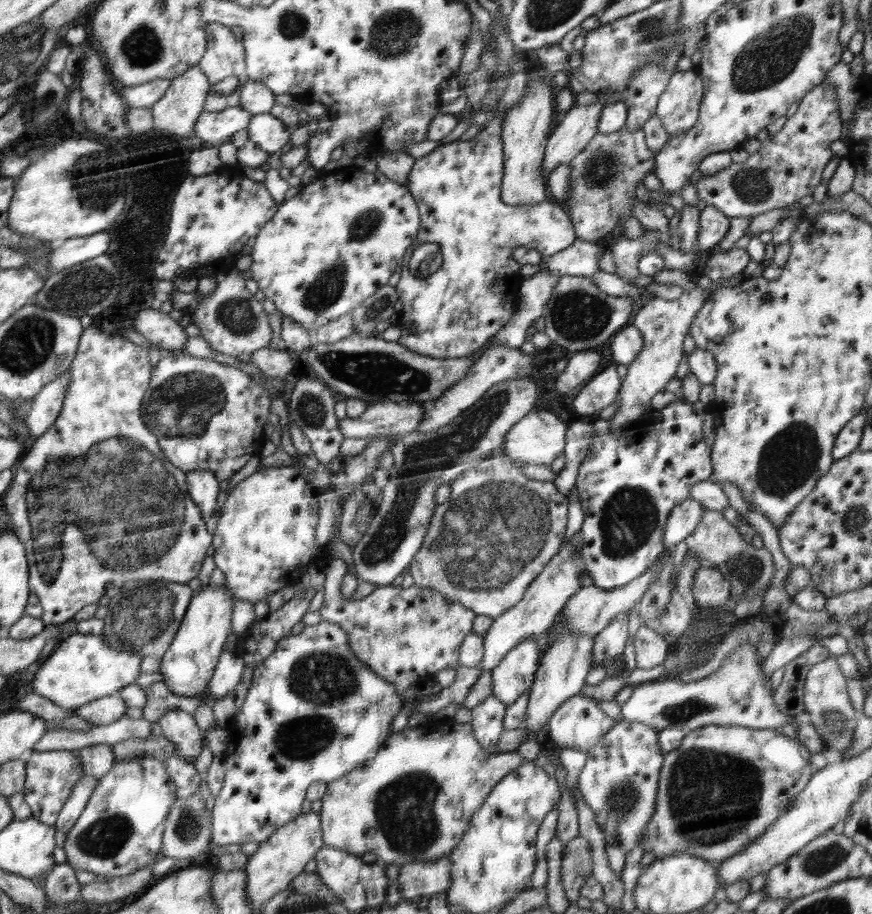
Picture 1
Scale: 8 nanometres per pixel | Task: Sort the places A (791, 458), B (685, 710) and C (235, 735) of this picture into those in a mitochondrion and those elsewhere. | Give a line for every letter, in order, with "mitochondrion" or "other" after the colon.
A: mitochondrion
B: mitochondrion
C: other

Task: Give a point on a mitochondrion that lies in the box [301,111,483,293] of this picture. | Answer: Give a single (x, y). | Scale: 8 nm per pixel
(366, 223)

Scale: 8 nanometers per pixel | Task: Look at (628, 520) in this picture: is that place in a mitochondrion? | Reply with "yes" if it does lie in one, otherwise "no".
yes

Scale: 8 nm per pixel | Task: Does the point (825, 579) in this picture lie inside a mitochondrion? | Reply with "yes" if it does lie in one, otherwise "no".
no

